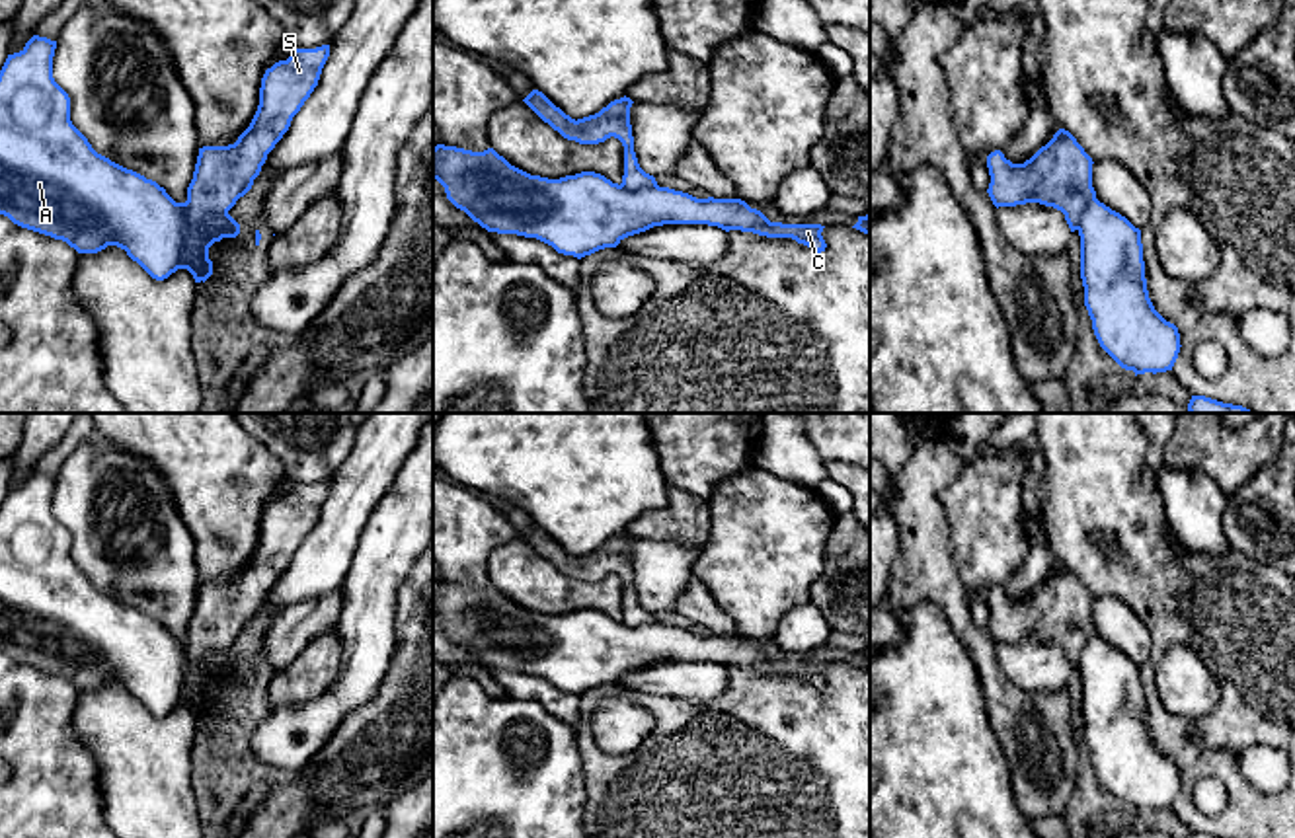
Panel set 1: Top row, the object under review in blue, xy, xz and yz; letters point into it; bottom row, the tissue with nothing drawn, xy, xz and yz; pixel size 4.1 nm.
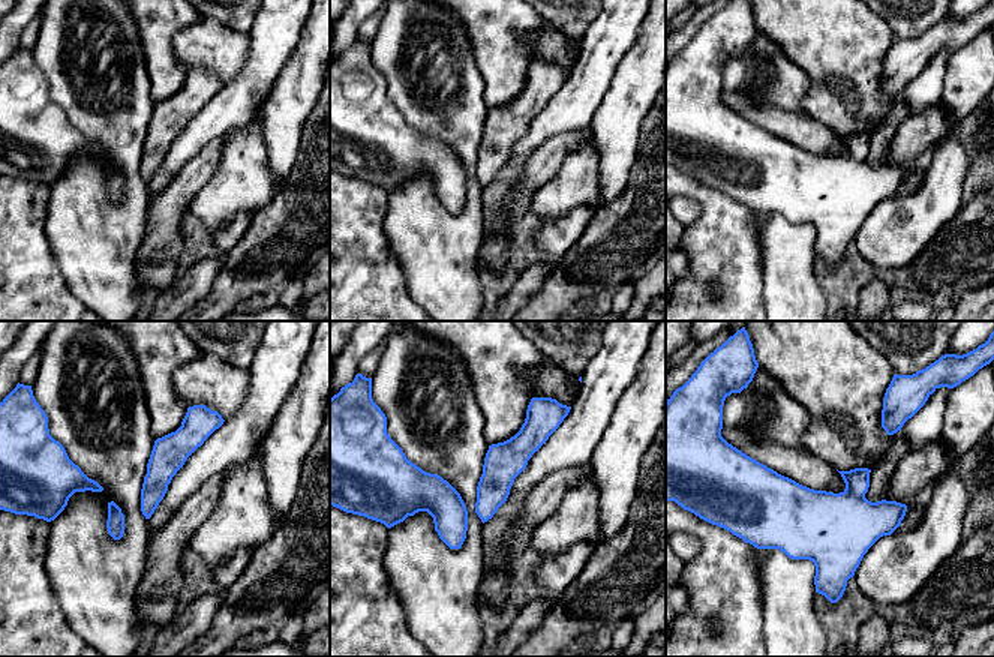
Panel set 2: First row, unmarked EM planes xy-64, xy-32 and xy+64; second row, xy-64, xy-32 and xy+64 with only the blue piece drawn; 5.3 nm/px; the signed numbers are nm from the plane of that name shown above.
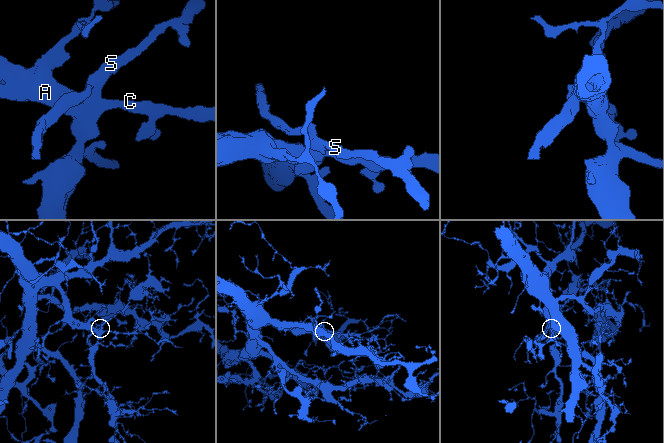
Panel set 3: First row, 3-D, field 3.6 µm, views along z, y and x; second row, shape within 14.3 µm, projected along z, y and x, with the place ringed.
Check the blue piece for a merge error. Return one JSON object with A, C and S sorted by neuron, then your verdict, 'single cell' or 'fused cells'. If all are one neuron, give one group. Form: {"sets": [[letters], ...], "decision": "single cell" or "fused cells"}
{"sets": [["A", "C"], ["S"]], "decision": "fused cells"}

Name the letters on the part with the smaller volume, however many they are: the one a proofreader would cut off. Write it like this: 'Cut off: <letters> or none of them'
Cut off: S

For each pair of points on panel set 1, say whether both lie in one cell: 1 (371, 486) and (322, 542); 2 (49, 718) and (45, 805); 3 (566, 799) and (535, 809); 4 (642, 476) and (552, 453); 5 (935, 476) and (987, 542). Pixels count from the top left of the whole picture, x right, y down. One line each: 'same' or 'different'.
1: same
2: same
3: same
4: same
5: different

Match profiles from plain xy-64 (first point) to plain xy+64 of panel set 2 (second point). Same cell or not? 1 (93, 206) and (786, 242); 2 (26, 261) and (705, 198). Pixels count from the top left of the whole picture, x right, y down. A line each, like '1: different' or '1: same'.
1: same
2: same

